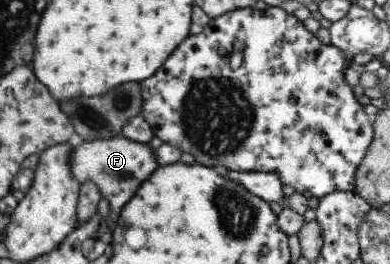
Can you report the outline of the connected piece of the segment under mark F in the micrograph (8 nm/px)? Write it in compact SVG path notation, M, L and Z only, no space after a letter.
M120 135L83 142L70 150L68 159L71 174L78 184L90 180L98 186L102 198L108 202L108 218L111 220L117 218L123 205L133 196L135 188L159 167L154 151L147 144L132 142Z

